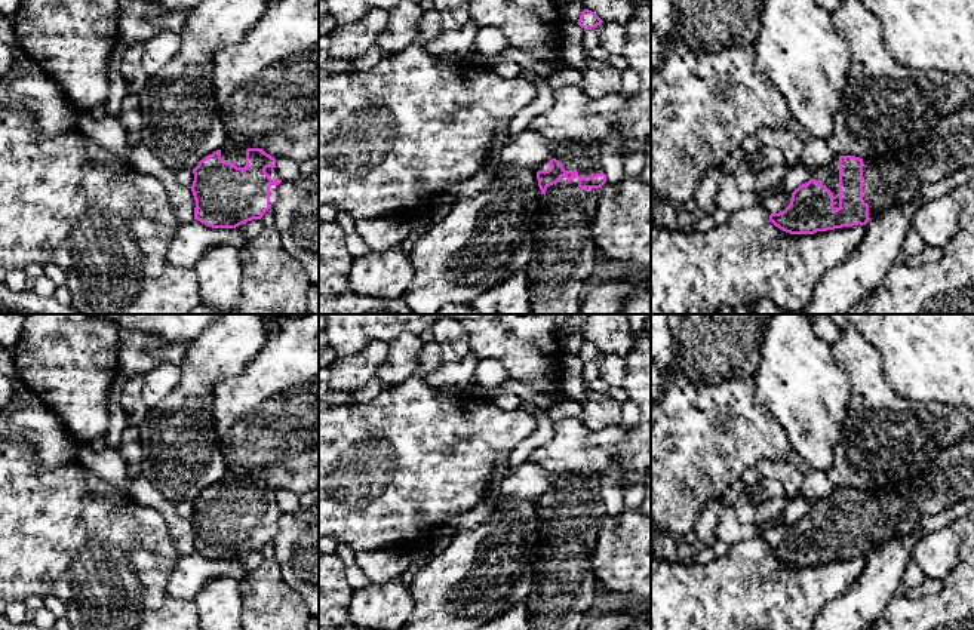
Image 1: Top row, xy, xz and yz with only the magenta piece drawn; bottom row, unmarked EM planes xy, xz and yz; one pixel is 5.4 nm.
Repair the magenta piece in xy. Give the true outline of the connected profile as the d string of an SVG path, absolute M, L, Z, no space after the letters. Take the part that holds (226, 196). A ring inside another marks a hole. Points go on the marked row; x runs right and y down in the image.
M227 142L193 169L194 219L212 228L236 228L261 219L282 182L276 159L261 148Z

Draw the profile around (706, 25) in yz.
M672 0L676 33L695 52L752 49L763 0Z

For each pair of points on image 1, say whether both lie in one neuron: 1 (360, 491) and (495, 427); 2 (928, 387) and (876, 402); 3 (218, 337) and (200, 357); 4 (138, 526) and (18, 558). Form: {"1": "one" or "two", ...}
{"1": "one", "2": "two", "3": "one", "4": "one"}

